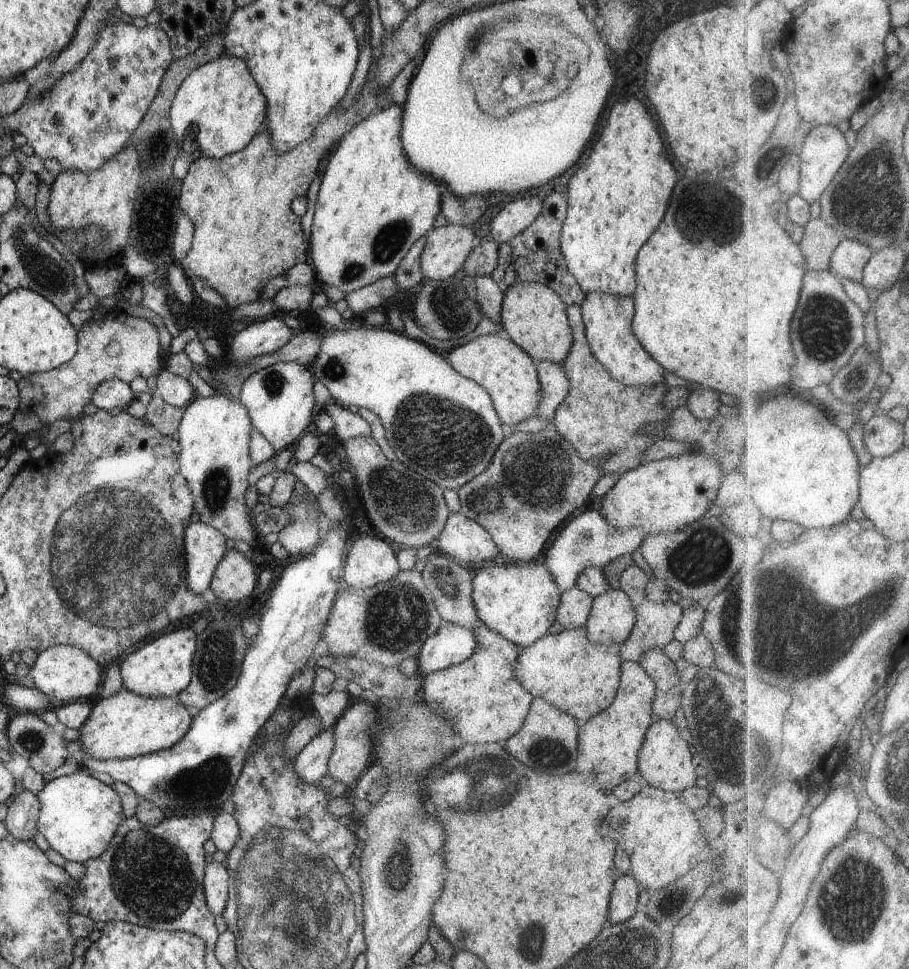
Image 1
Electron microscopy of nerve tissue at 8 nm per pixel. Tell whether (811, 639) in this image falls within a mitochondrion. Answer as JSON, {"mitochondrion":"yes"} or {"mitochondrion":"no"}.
{"mitochondrion":"yes"}

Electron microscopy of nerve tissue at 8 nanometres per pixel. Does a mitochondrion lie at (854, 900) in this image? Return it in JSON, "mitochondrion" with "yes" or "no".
{"mitochondrion":"yes"}

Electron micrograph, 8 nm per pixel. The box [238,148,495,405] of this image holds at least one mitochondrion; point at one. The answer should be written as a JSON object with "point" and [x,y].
{"point":[391,240]}

